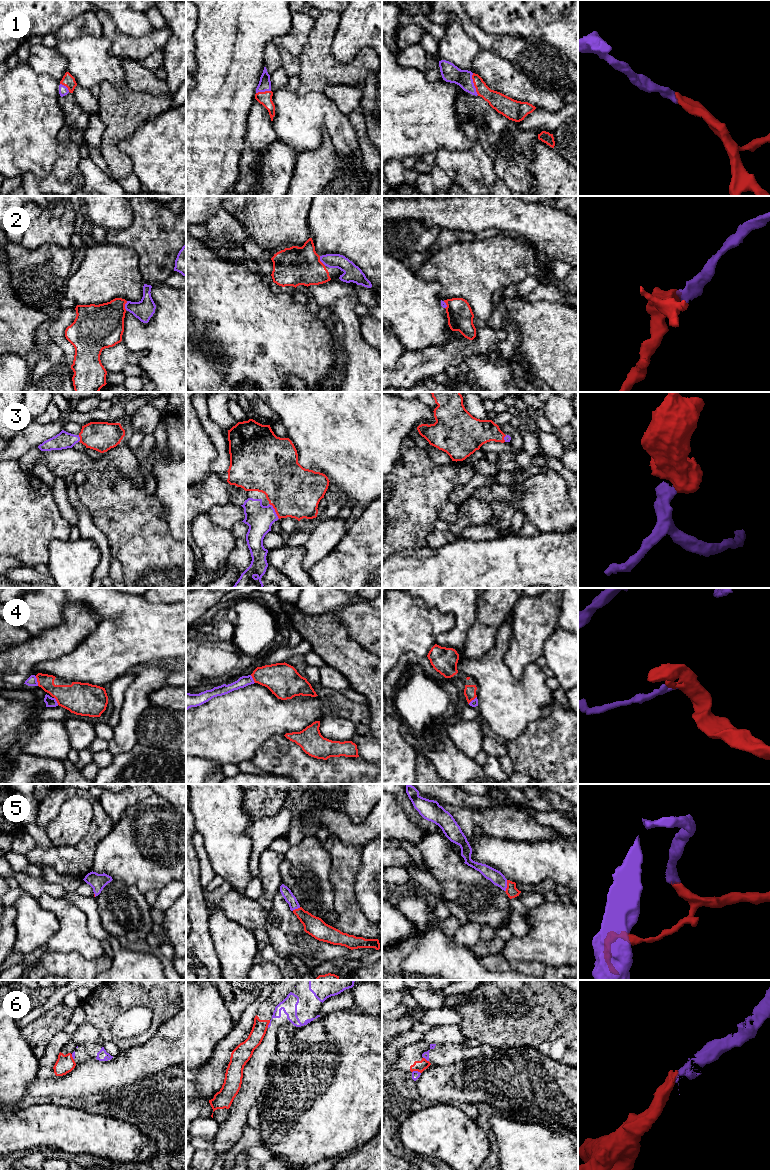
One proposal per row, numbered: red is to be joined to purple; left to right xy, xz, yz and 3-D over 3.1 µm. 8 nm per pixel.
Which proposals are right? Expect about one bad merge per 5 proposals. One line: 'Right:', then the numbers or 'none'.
Right: 1, 2, 3, 5

